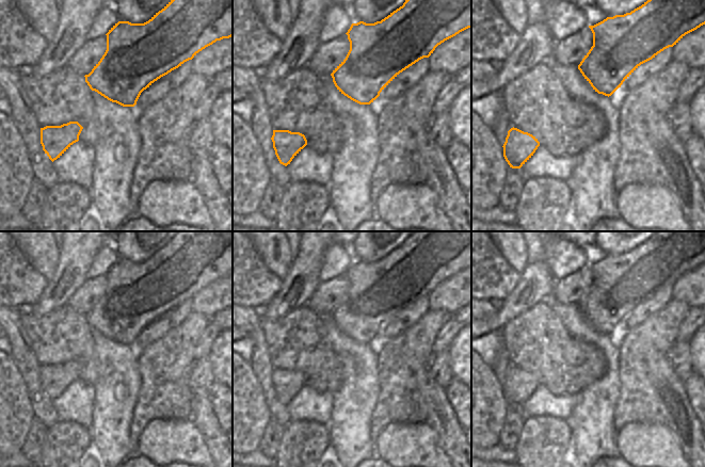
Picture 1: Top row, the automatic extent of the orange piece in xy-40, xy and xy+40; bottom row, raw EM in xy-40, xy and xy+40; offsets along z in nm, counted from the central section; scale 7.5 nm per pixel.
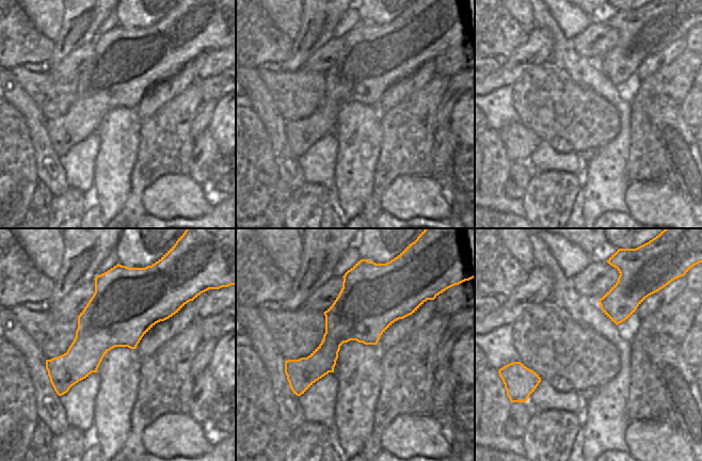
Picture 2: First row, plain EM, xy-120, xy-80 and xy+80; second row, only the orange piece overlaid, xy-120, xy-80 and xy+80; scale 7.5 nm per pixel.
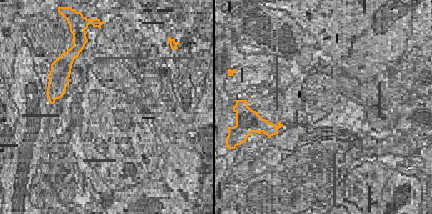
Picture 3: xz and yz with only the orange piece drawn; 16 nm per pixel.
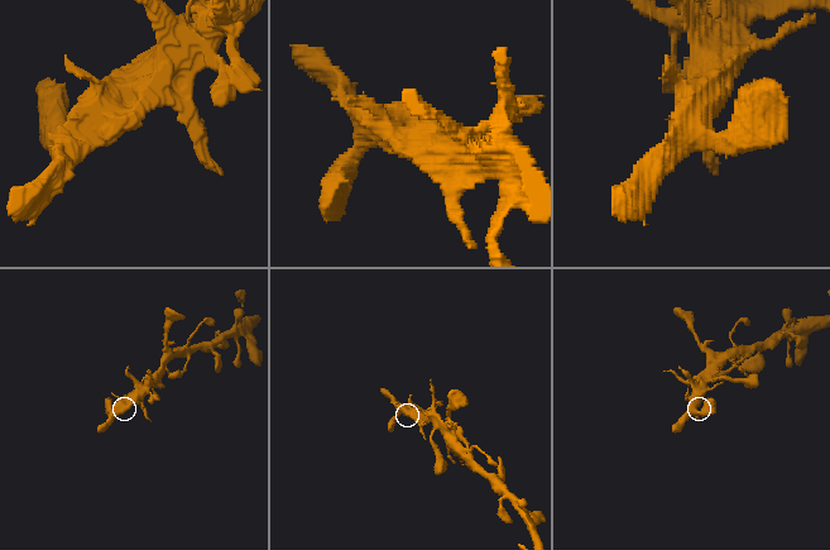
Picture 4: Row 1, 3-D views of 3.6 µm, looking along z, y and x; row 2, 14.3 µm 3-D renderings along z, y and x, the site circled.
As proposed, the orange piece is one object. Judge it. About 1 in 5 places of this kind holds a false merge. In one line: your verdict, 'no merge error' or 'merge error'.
no merge error

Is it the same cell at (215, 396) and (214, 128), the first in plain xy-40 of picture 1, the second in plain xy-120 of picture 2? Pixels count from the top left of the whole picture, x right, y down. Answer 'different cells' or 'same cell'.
different cells

